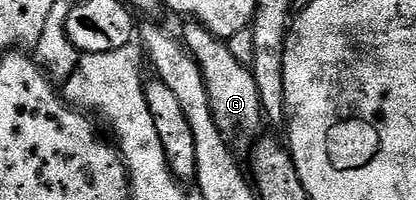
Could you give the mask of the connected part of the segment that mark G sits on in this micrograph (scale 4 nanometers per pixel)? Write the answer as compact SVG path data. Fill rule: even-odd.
M186 23L180 34L180 41L187 53L194 57L203 75L211 103L212 119L216 127L229 142L230 148L238 155L249 154L254 142L263 132L264 114L260 103L260 91L256 91L256 79L250 66L242 65L232 56L229 44L223 38L212 35L203 25ZM262 129L262 130L261 130Z

